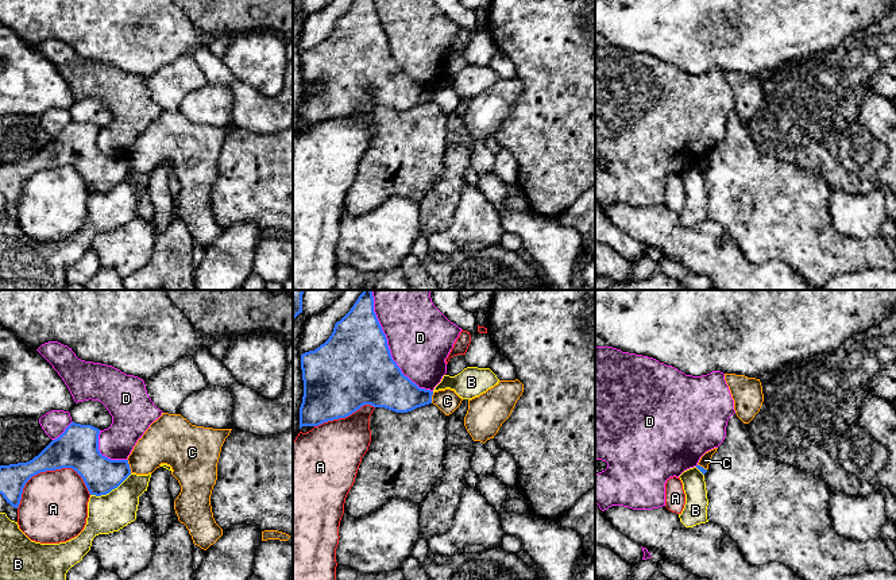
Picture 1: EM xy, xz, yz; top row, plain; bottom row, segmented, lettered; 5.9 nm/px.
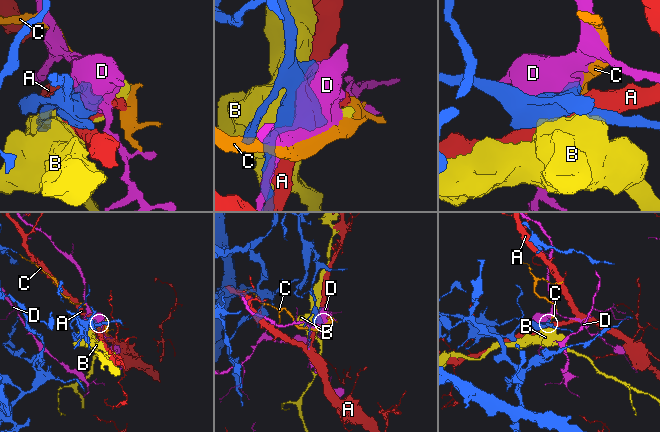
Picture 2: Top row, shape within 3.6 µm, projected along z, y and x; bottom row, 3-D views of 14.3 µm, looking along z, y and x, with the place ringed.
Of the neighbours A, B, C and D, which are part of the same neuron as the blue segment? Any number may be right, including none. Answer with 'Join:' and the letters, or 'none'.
Join: none

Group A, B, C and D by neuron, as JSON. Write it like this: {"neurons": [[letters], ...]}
{"neurons": [["A"], ["B"], ["C"], ["D"]]}

